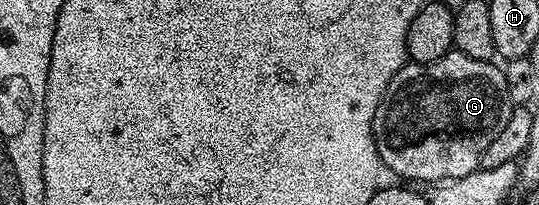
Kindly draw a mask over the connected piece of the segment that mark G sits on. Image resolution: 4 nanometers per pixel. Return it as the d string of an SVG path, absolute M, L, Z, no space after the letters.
M455 48L430 64L413 61L405 64L394 80L390 80L386 92L380 97L378 112L374 112L372 131L381 167L385 171L393 170L400 177L397 179L412 184L440 184L479 170L482 152L486 152L494 136L506 128L506 120L510 120L514 109L506 92L504 71L496 65L495 61L474 60L474 56L466 56Z

